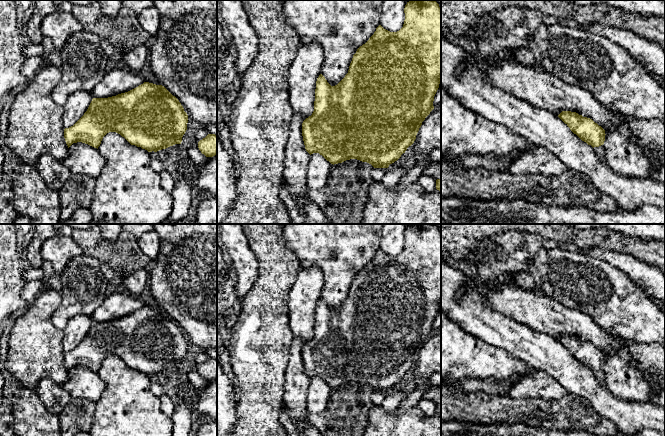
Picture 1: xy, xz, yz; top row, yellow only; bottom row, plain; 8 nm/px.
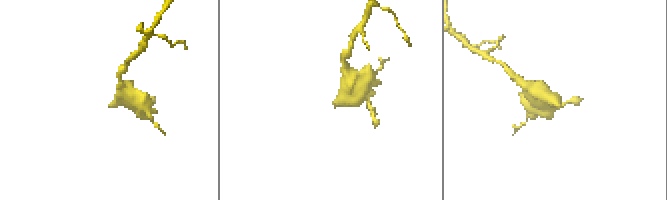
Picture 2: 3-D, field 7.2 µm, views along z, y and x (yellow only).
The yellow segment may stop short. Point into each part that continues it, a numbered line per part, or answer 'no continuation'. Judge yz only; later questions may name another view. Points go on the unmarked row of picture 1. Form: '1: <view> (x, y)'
1: yz (600, 375)

